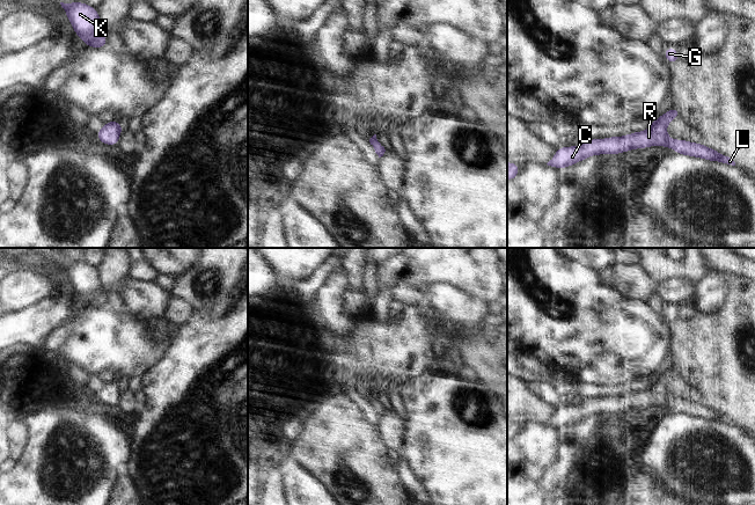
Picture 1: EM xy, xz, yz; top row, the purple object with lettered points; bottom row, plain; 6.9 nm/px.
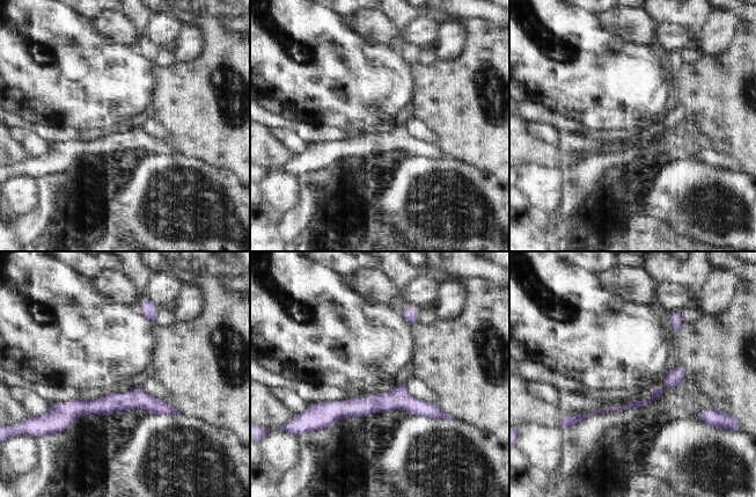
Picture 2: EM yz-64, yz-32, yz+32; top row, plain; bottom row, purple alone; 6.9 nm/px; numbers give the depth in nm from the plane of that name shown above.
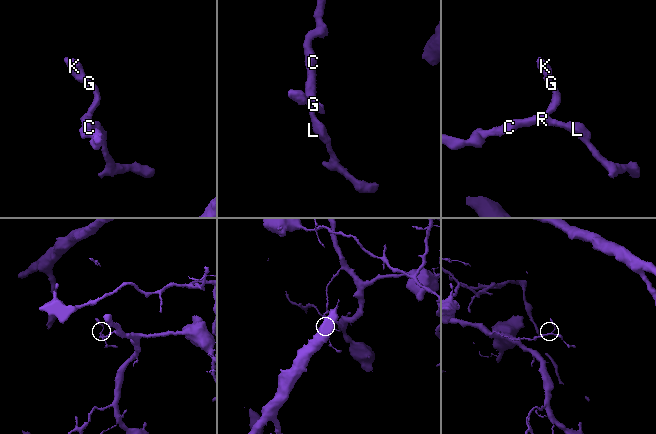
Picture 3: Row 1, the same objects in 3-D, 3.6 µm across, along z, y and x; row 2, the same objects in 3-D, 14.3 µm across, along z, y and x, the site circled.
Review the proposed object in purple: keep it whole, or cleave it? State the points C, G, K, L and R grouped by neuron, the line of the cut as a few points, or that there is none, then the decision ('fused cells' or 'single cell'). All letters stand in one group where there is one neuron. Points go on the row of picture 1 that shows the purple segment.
C G K L R; no cut; single cell

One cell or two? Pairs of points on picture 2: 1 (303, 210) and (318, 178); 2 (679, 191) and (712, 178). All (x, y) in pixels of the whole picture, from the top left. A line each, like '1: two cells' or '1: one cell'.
1: one cell
2: one cell

